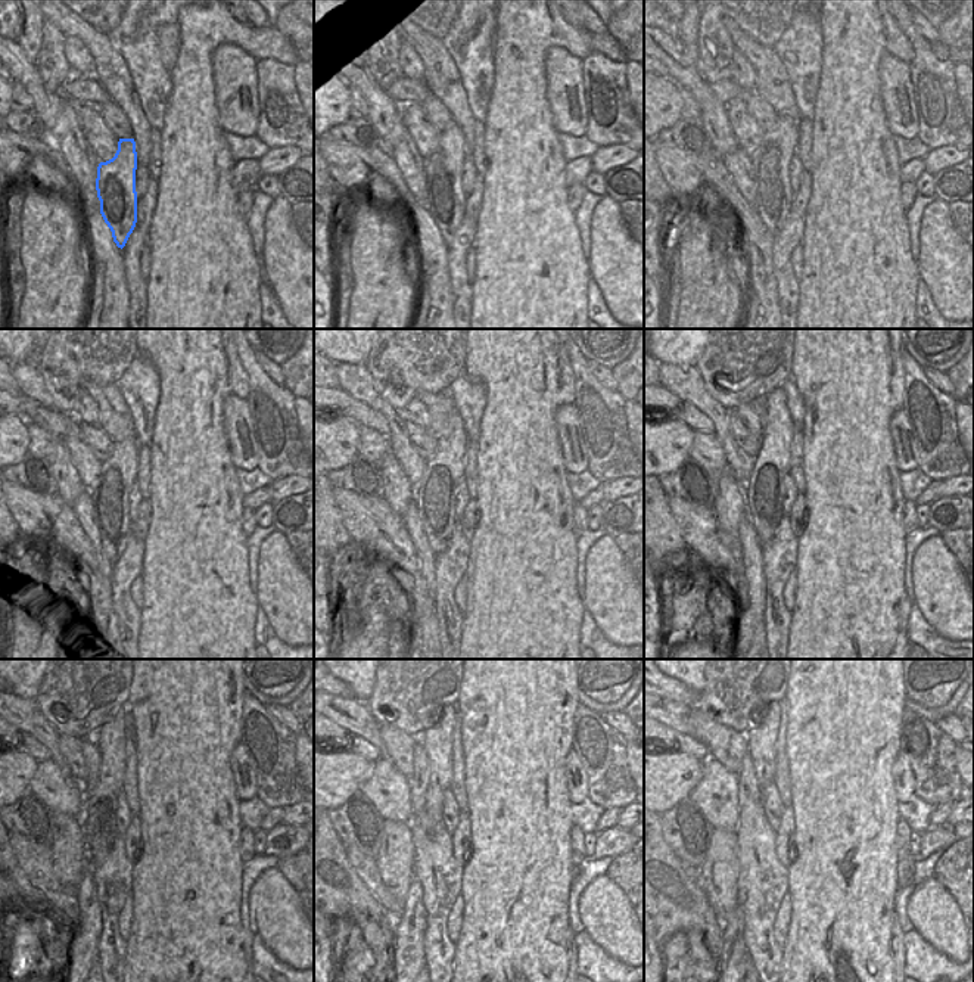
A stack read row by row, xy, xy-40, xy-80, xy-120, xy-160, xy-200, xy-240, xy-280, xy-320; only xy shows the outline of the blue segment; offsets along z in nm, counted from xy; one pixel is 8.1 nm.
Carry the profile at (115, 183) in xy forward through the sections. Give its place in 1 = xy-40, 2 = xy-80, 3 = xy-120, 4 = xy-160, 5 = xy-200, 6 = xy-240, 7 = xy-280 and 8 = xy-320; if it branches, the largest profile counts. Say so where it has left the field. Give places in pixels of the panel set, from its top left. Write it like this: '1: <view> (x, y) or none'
1: xy-40 (444, 168)
2: xy-80 (771, 159)
3: xy-120 (109, 493)
4: xy-160 (435, 494)
5: xy-200 (765, 493)
6: xy-240 (99, 829)
7: xy-280 (438, 742)
8: xy-320 (762, 736)

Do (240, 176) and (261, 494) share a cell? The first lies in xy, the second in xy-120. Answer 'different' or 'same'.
same

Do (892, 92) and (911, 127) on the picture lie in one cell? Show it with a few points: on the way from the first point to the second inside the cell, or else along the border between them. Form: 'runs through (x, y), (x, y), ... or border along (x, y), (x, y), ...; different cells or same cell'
runs through (899, 102), (901, 124); same cell

